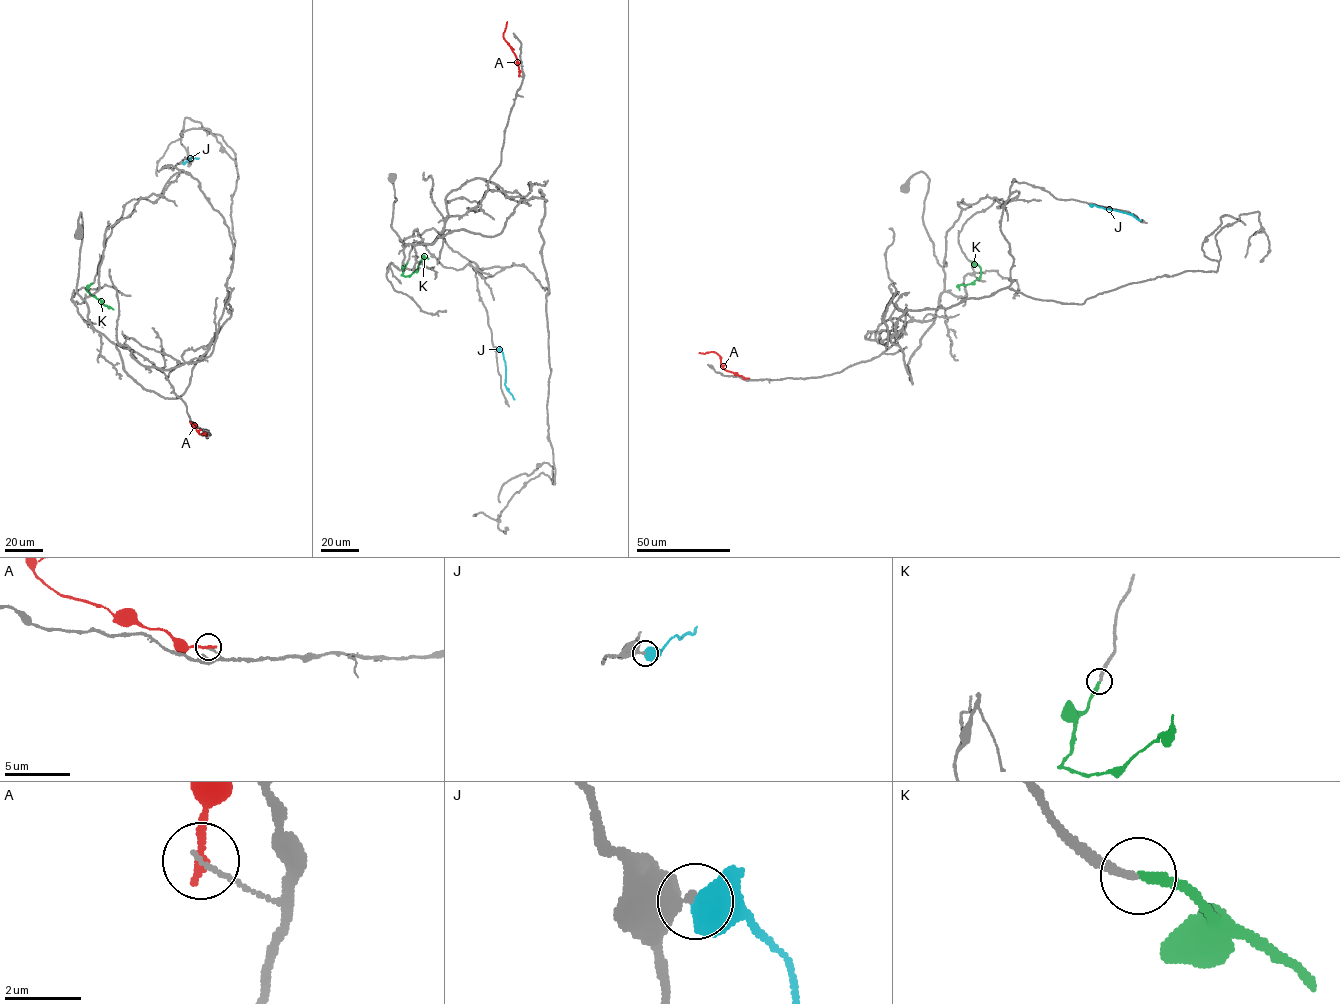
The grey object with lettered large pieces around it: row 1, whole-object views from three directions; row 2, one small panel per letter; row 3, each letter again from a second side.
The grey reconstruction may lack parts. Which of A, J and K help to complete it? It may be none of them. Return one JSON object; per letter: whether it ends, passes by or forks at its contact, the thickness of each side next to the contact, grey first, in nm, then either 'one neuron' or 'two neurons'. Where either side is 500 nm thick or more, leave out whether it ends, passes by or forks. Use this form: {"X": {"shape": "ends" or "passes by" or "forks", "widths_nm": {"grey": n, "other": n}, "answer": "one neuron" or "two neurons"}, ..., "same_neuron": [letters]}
{"A": {"shape": "ends", "widths_nm": {"grey": 110, "other": 260}, "answer": "two neurons"}, "J": {"widths_nm": {"grey": 400, "other": 750}, "answer": "two neurons"}, "K": {"shape": "ends", "widths_nm": {"grey": 240, "other": 280}, "answer": "one neuron"}, "same_neuron": ["K"]}

